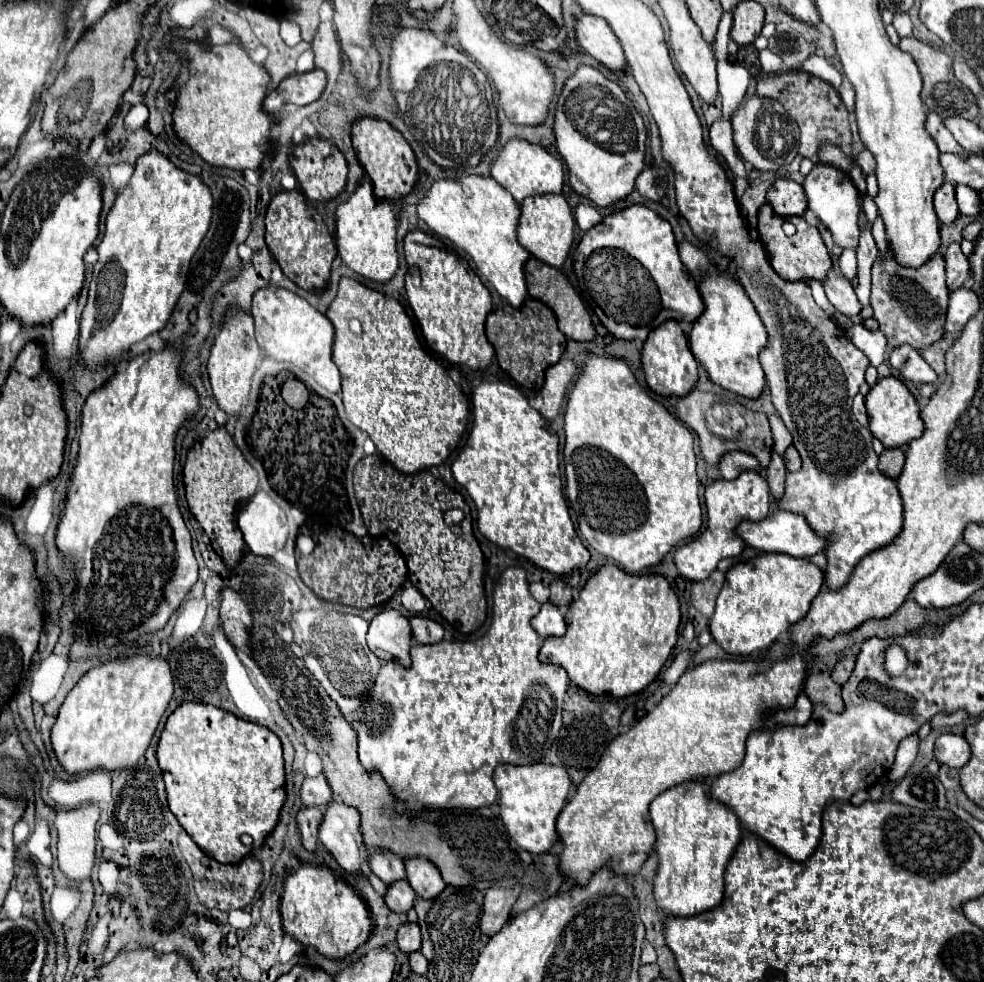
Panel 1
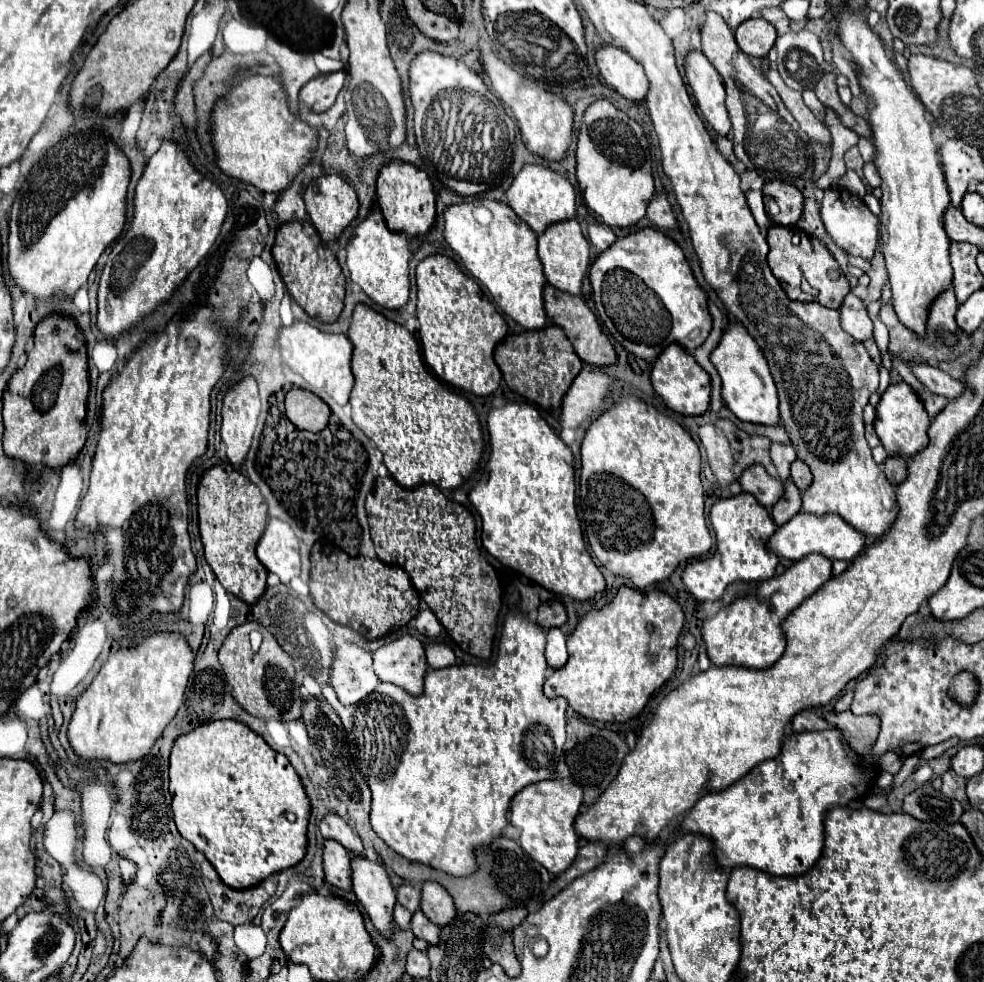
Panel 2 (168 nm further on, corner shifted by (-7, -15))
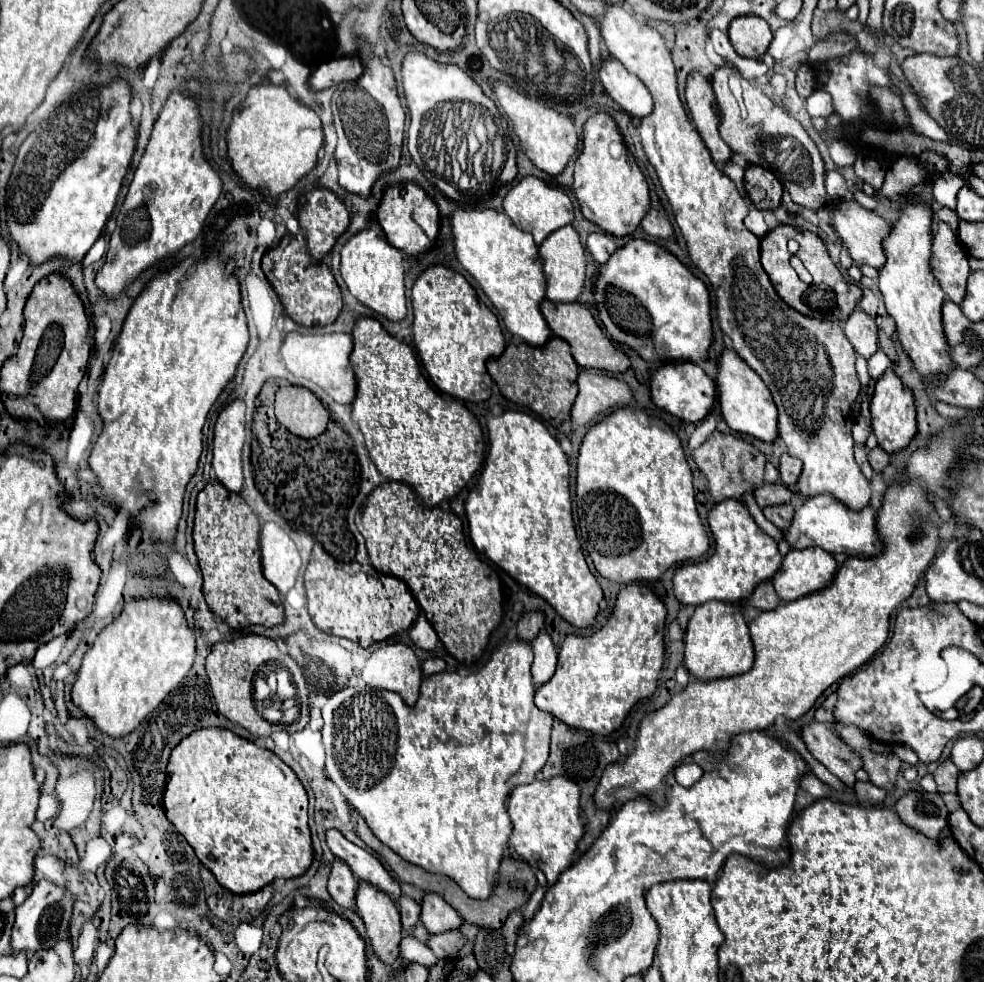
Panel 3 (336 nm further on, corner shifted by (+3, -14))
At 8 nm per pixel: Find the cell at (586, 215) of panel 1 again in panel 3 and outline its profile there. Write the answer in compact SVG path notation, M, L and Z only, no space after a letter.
M593 232L587 238L587 250L595 258L595 262L605 264L607 258L617 250L617 244L611 240L609 234L605 234L605 232Z

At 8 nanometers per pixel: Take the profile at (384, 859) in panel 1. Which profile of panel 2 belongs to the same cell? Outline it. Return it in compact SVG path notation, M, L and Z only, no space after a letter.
M401 885L397 887L397 901L409 911L415 913L421 903L421 893L413 885Z

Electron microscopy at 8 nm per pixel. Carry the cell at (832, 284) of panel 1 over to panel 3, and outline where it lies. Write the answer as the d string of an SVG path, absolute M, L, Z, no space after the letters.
M855 308L853 314L849 314L849 318L843 322L843 332L853 344L855 352L863 358L871 358L871 354L877 350L877 326L861 308Z

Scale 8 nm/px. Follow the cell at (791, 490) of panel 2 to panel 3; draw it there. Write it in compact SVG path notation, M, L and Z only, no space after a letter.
M777 504L763 508L763 514L769 522L773 522L779 530L785 530L793 518L793 504Z

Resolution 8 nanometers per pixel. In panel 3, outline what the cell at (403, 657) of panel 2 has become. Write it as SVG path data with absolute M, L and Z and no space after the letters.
M391 642L369 656L363 668L363 680L367 686L401 694L401 698L413 706L419 698L423 670L415 652L407 644Z

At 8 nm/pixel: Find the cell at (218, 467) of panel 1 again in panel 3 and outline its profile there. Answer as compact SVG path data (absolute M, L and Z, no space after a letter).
M207 482L197 496L193 544L203 572L203 592L209 608L231 628L253 624L275 626L283 622L283 606L277 588L261 574L259 562L259 518L241 494L229 492L219 482Z

